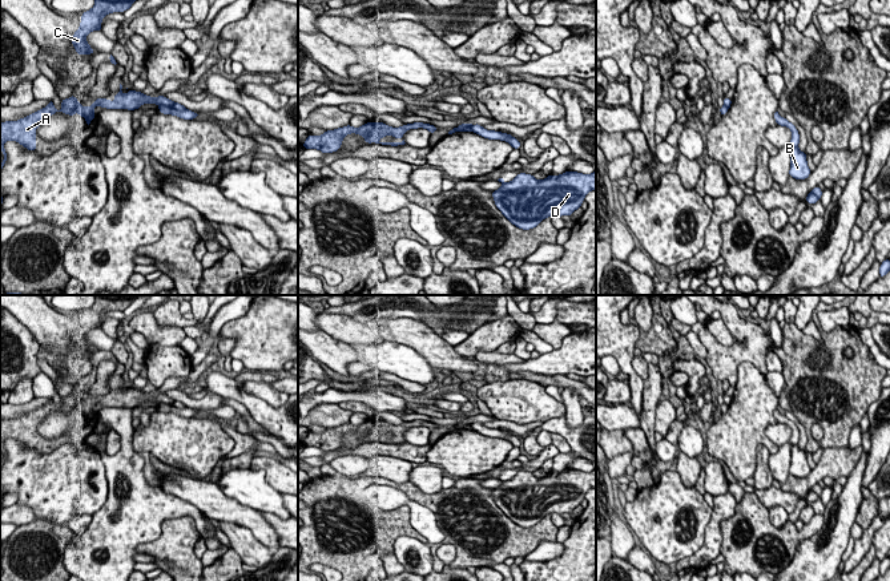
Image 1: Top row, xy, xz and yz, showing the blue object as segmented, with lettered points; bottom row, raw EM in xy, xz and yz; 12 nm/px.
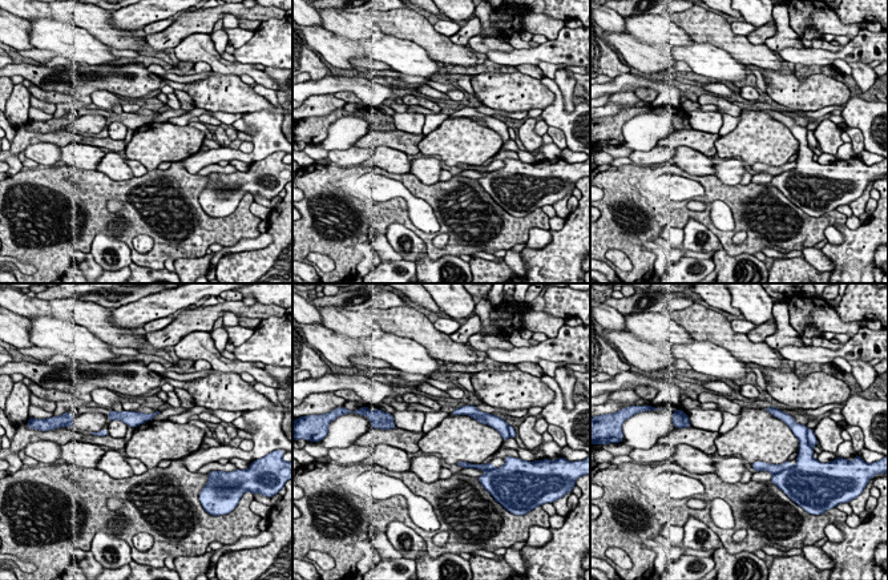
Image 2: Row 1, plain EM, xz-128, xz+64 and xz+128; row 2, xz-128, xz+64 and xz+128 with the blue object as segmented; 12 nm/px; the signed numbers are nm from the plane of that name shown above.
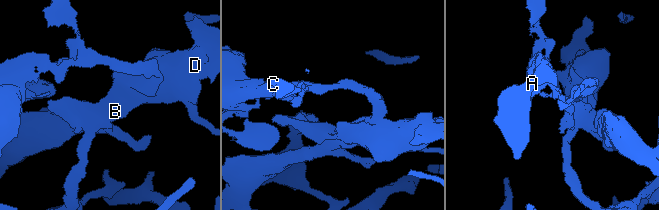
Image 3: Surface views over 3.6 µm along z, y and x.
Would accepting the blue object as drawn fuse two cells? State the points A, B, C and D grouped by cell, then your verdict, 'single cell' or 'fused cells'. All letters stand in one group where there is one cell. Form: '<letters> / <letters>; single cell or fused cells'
A C / B D; fused cells

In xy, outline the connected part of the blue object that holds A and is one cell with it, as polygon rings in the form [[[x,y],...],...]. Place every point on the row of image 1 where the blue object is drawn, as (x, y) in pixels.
[[[120,84],[120,92],[114,93],[114,101],[112,102],[108,98],[96,98],[90,106],[82,106],[81,102],[77,101],[76,96],[71,96],[69,98],[61,100],[61,109],[57,110],[51,101],[45,108],[24,117],[17,121],[5,121],[0,124],[0,152],[4,154],[4,160],[0,165],[3,169],[7,161],[7,153],[4,149],[5,141],[16,141],[23,145],[27,150],[36,152],[36,128],[44,124],[44,121],[61,112],[64,114],[74,116],[76,113],[85,118],[89,125],[92,120],[96,117],[94,108],[100,105],[102,109],[128,109],[136,110],[144,104],[157,104],[160,106],[173,106],[177,110],[186,110],[186,108],[178,102],[174,102],[165,96],[150,97],[141,92],[136,92],[133,89],[128,89],[128,93],[122,94],[122,85]]]

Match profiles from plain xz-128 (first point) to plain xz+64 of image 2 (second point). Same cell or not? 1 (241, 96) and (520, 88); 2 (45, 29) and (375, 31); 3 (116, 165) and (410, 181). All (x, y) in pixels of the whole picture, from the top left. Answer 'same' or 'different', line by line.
1: same
2: different
3: different

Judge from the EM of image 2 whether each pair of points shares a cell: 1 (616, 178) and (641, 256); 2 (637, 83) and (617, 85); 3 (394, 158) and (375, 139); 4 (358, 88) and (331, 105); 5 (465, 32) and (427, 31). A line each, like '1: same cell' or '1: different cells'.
1: same cell
2: same cell
3: different cells
4: different cells
5: different cells

